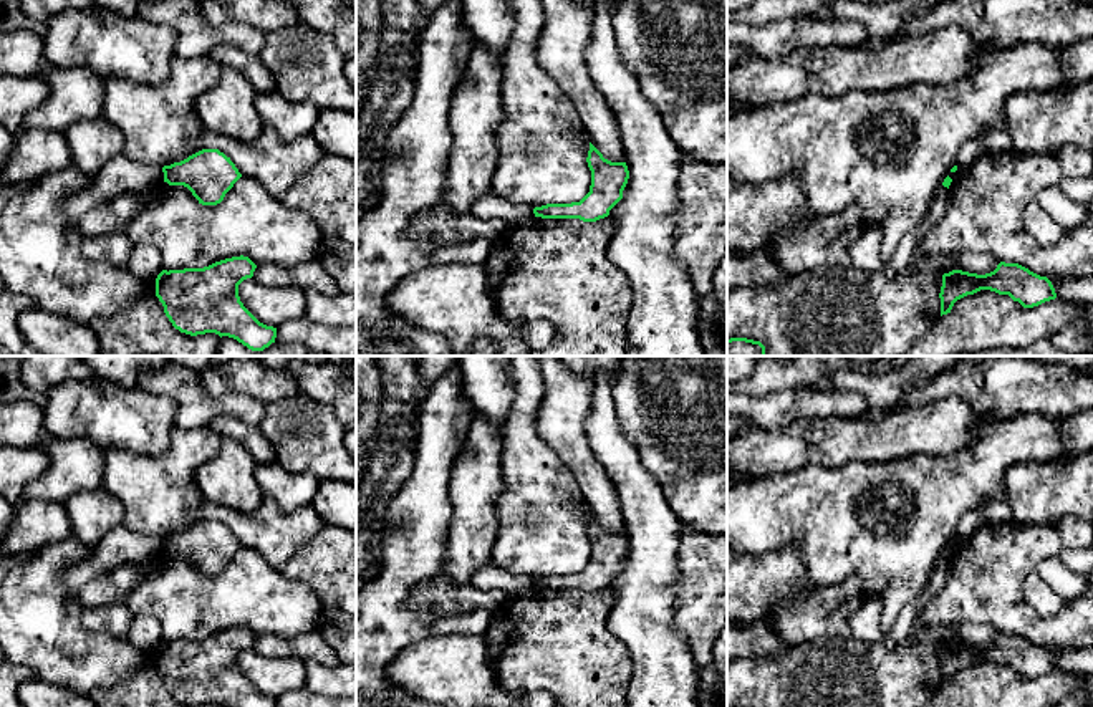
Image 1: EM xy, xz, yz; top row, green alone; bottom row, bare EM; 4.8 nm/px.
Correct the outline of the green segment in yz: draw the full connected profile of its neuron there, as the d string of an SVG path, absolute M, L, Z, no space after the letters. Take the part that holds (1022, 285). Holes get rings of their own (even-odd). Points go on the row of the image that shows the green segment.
M1000 262L997 268L985 275L952 270L942 275L941 316L951 313L954 303L980 290L1009 295L1023 308L1033 308L1055 300L1057 293L1047 277L1040 277L1018 263Z

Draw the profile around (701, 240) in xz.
M682 152L677 197L674 257L686 267L701 303L714 293L714 273L727 253L727 166Z

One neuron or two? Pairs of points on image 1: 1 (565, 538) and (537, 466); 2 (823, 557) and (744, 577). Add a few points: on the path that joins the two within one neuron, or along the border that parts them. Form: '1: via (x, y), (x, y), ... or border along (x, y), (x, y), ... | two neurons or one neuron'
1: via (547, 520), (542, 515), (537, 484) | one neuron
2: border along (765, 552), (797, 545), (813, 586) | two neurons

